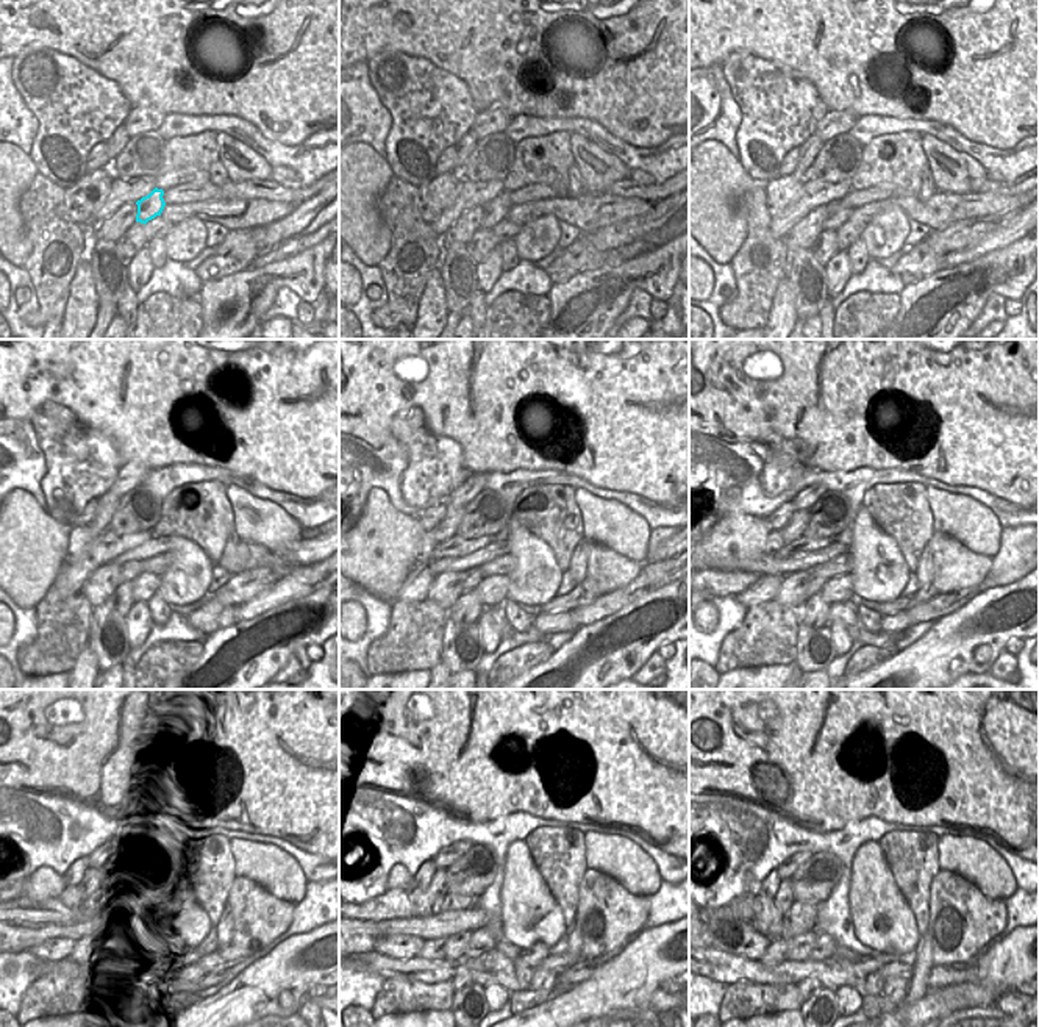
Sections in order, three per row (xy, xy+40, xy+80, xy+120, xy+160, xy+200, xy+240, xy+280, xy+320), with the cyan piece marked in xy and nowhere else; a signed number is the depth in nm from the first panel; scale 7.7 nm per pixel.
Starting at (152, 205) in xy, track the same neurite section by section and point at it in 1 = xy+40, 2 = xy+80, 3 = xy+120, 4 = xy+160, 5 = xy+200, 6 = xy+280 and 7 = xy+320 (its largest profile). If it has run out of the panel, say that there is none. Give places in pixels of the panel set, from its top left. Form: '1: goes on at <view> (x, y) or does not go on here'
1: goes on at xy+40 (496, 210)
2: goes on at xy+80 (838, 216)
3: goes on at xy+120 (132, 569)
4: goes on at xy+160 (474, 576)
5: goes on at xy+200 (816, 582)
6: goes on at xy+280 (457, 944)
7: goes on at xy+320 (802, 944)

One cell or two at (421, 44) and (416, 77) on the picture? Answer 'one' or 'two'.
two

